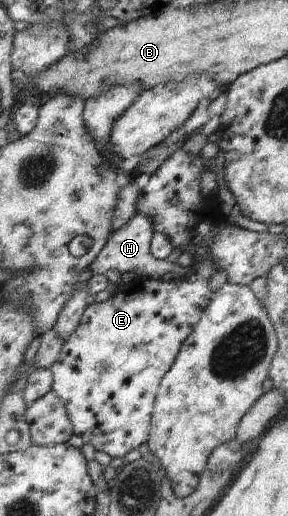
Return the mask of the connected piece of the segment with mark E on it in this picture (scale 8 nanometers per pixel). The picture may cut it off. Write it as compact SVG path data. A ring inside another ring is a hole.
M195 259L191 269L197 275L195 277L188 277L186 280L162 281L154 279L153 277L138 276L137 280L119 289L109 300L103 301L102 303L94 302L85 309L77 330L64 342L59 360L50 368L54 374L52 390L59 395L59 398L62 398L66 402L66 409L68 410L68 415L74 428L74 434L79 435L84 443L91 444L95 450L106 452L113 458L125 458L131 450L135 450L135 448L143 446L145 442L149 442L152 434L153 415L156 411L156 398L159 394L161 383L165 375L168 374L171 367L176 363L185 340L193 334L195 327L203 318L205 310L212 303L214 293L209 288L209 279L216 272L214 268L215 266L210 261L201 263Z

